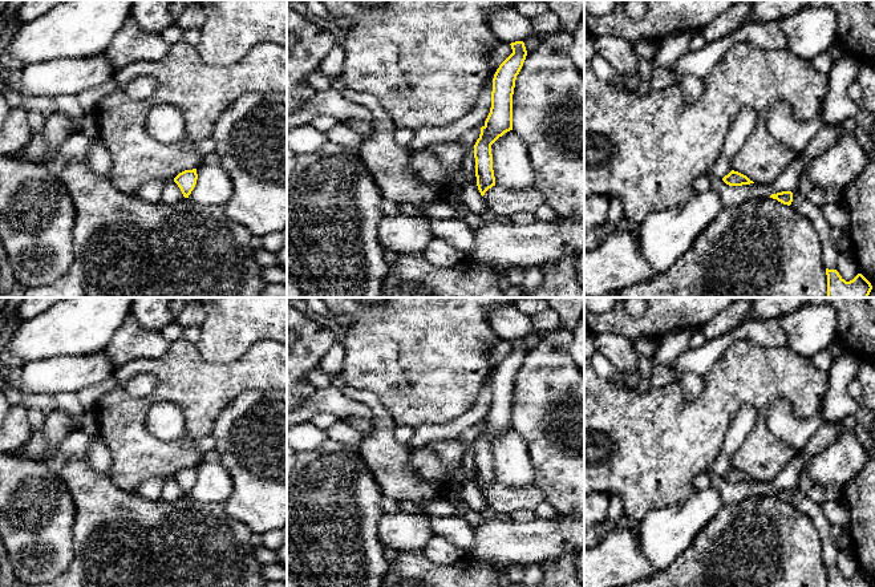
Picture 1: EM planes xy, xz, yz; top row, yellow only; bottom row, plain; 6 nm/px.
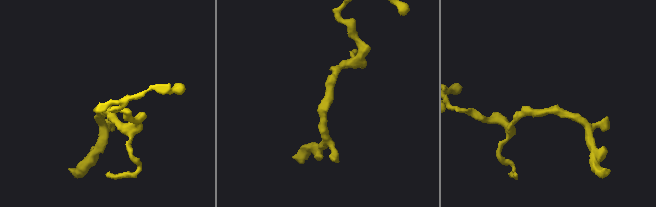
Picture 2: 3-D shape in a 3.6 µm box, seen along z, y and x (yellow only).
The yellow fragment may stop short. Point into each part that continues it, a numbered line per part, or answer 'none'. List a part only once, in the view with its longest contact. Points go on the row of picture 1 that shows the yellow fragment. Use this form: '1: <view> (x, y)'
none

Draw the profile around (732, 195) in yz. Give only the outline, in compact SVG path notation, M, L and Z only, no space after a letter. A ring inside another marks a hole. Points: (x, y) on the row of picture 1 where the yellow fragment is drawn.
M823 125L803 153L771 183L729 186L722 179L714 178L713 189L722 198L726 207L734 207L750 199L770 198L771 194L782 191L794 191L803 174L803 169L807 167L817 155L834 145L842 131L842 125Z

